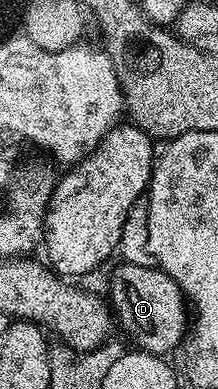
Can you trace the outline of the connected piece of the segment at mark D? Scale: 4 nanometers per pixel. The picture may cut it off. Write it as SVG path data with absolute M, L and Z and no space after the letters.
M123 261L118 265L108 275L108 302L116 316L117 326L126 330L137 350L169 356L169 351L183 342L188 331L188 303L180 285L176 285L176 281L172 281L172 277L157 265L145 267Z

